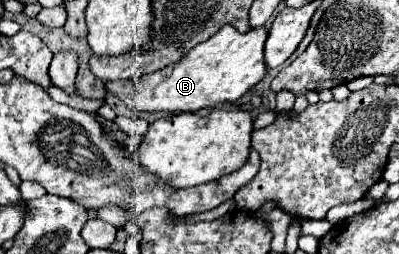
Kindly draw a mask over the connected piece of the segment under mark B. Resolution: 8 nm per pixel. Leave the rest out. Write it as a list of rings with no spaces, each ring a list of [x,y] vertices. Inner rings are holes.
[[[226,24],[210,40],[194,46],[182,60],[162,68],[150,76],[106,82],[106,88],[120,96],[132,110],[170,110],[170,112],[196,112],[202,108],[214,108],[220,102],[236,102],[248,90],[252,90],[266,76],[264,42],[266,28],[252,28],[242,34],[234,26]]]

